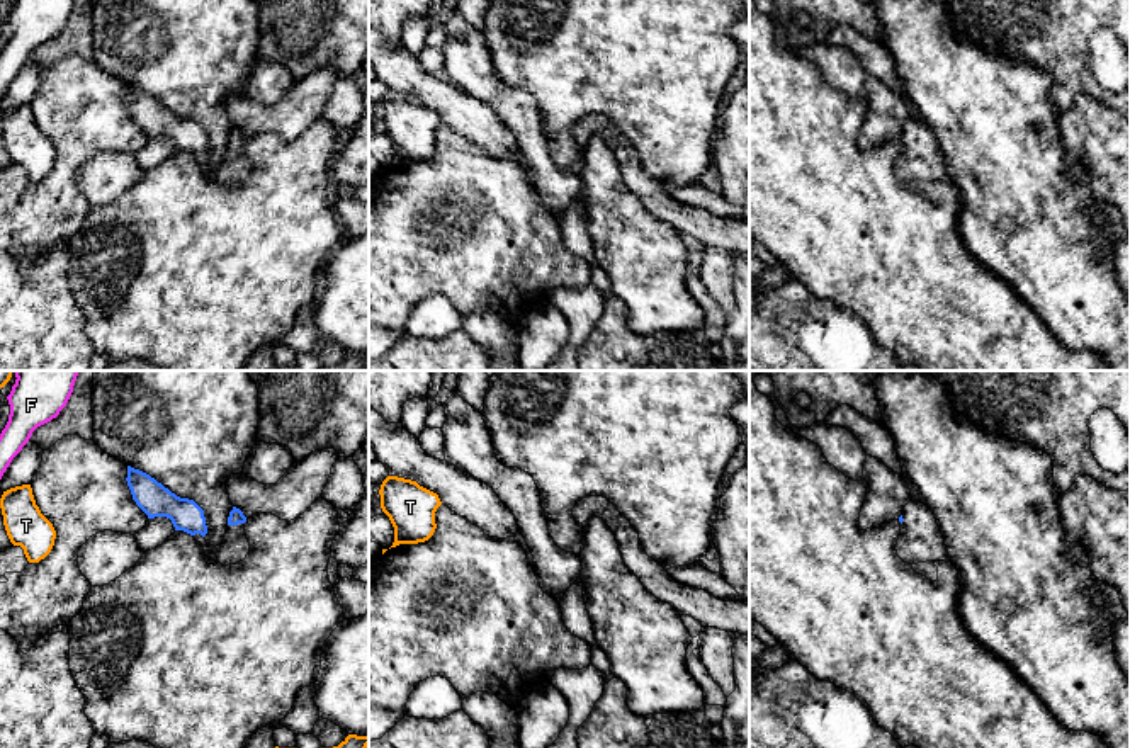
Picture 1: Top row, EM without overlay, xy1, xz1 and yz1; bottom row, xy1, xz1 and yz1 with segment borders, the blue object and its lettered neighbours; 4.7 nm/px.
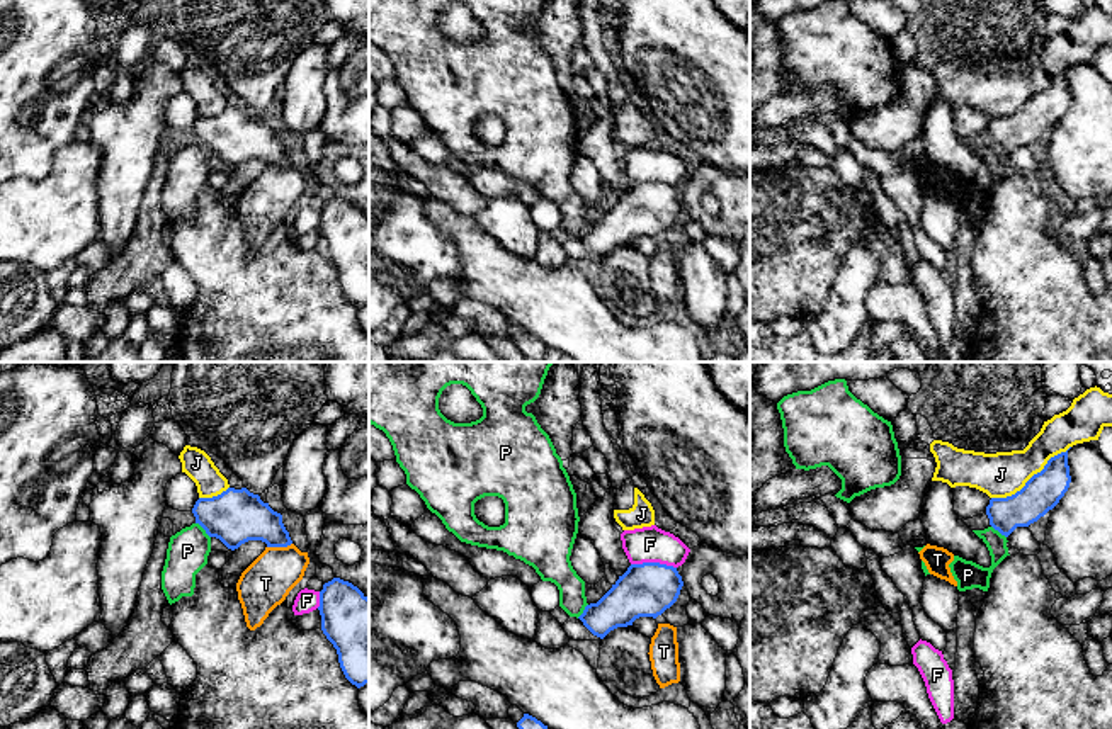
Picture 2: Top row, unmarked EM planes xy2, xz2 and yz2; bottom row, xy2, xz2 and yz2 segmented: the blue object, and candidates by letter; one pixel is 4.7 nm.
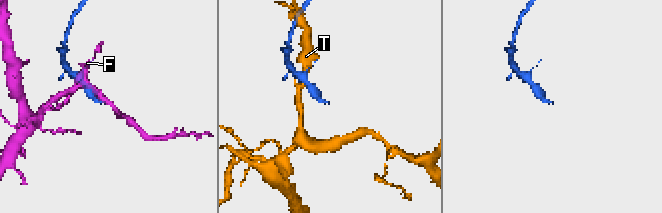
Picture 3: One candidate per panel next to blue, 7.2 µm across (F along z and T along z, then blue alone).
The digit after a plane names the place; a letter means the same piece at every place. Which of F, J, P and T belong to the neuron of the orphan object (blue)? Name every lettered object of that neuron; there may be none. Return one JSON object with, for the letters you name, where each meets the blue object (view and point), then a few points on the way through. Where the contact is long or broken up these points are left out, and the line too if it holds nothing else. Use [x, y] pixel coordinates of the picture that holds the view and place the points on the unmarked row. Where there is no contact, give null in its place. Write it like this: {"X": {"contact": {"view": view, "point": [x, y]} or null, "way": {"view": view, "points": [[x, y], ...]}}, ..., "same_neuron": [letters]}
{"same_neuron": []}

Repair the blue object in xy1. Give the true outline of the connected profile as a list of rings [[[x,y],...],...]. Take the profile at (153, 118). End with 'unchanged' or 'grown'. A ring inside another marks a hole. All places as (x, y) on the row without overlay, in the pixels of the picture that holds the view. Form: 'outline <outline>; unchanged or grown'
outline [[[127,85],[126,100],[133,119],[148,138],[170,138],[175,150],[184,150],[202,163],[207,177],[228,185],[243,180],[250,172],[245,155],[246,136],[240,128],[233,126],[229,131],[224,158],[214,167],[204,158],[207,153],[204,129],[194,119],[177,116],[155,97],[131,85]]]; grown

